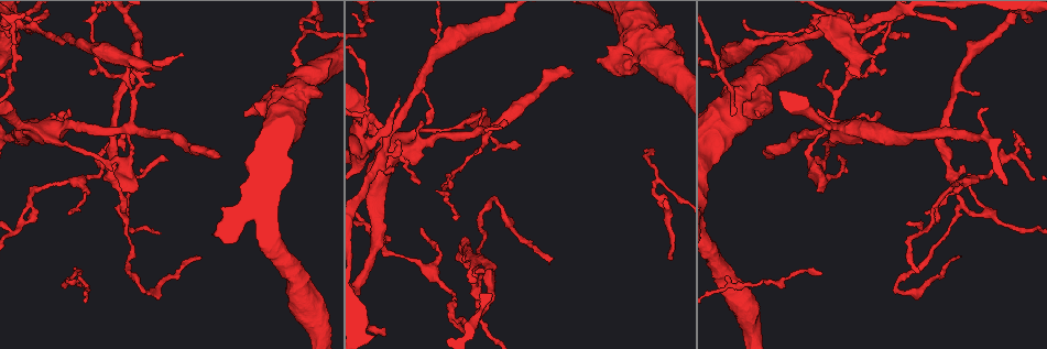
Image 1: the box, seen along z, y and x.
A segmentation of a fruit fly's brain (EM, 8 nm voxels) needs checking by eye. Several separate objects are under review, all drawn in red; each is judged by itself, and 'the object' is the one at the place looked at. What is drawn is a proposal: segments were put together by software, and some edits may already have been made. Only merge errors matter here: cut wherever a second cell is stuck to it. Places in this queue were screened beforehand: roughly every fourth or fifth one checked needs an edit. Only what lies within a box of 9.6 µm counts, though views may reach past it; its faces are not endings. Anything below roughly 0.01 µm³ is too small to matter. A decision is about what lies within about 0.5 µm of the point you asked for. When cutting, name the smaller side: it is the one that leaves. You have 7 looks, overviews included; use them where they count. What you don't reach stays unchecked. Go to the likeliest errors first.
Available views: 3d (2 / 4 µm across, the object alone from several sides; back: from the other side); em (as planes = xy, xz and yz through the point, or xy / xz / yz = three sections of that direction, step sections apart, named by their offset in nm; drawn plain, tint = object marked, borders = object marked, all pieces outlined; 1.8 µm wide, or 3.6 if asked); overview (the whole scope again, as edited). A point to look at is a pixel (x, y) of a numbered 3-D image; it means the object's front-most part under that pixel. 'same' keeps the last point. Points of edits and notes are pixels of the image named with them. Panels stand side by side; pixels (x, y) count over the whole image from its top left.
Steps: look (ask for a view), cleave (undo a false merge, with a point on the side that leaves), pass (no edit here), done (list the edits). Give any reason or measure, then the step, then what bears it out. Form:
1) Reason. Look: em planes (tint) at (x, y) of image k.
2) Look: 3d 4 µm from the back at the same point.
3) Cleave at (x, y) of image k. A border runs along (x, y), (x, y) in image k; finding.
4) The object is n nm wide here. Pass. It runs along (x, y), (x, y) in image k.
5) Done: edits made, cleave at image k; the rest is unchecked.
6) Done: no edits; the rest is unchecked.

Look: em xy step 16 (tint) at (21, 22) of image 1.

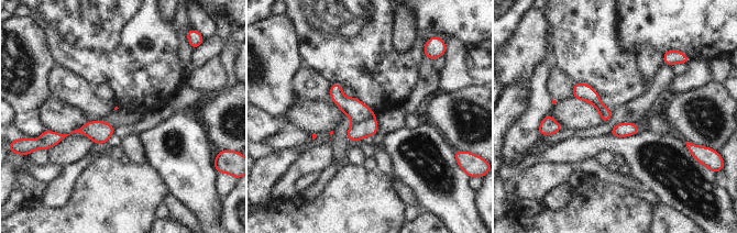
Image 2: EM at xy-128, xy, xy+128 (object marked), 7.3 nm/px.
Cleave at (353, 108) of image 2. Two cells meet here.

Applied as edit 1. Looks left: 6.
Two arms in line, one across. Look: em planes (plain) at (923, 231) of image 1.

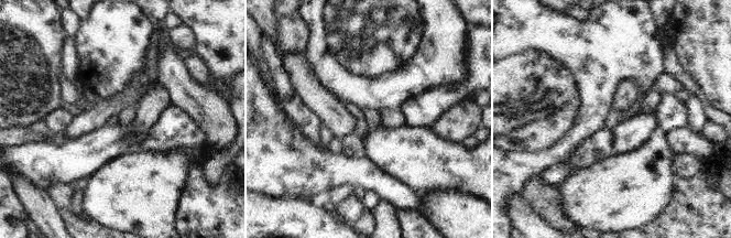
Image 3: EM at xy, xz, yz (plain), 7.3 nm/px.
Look: em planes (tint) at the same point.

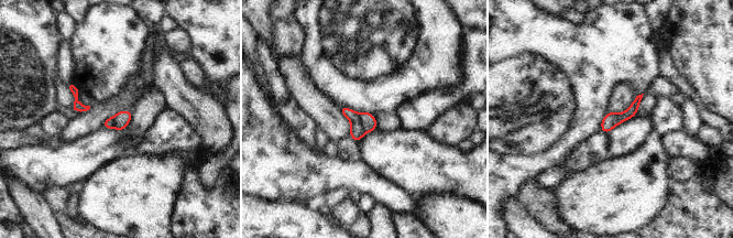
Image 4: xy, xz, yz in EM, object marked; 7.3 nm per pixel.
Cleave at (368, 120) of image 4. Two cells meet here.

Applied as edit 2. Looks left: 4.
Calibre changes. Look: em 3.6 µm planes (borders) at (405, 146) of image 1.

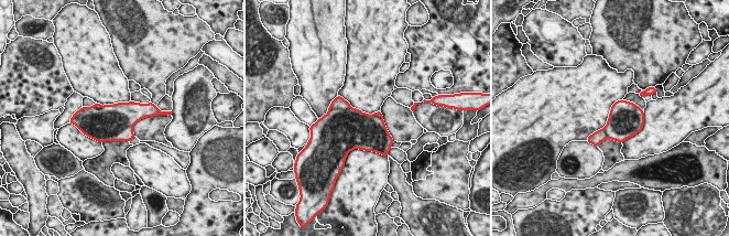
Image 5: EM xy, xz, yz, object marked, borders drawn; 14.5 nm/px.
The object is 480 nm wide here. Cleave at (338, 103) of image 5. A border runs along (350, 107), (333, 109) in image 5; a second cell is stuck on.

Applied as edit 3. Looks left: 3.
Done: edits made, cleave at image 2, cleave at image 4, cleave at image 5; the rest is unchecked.

